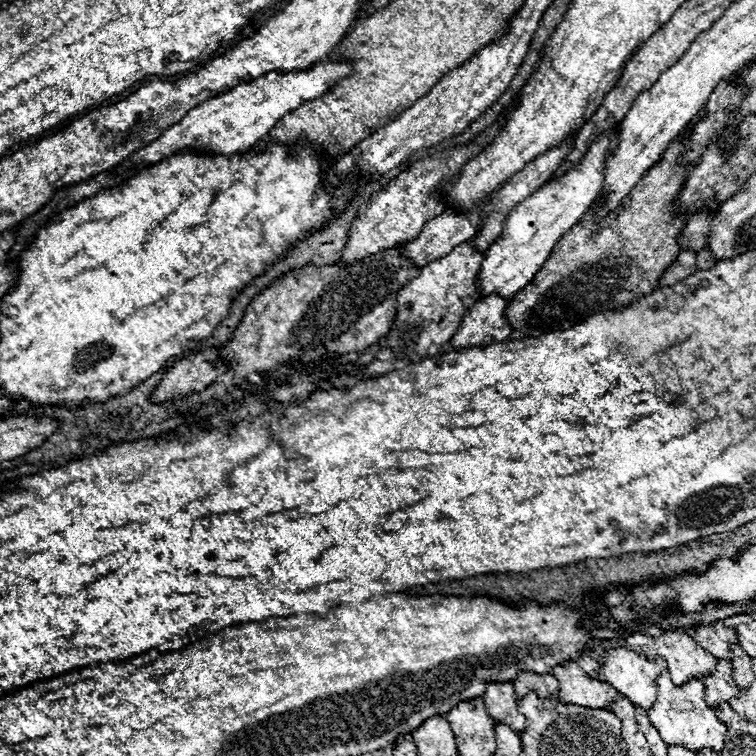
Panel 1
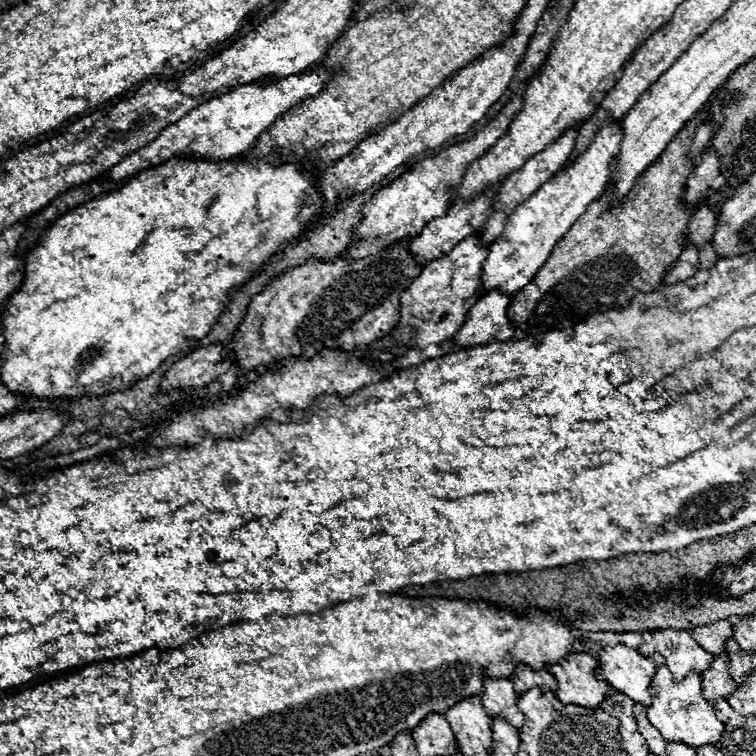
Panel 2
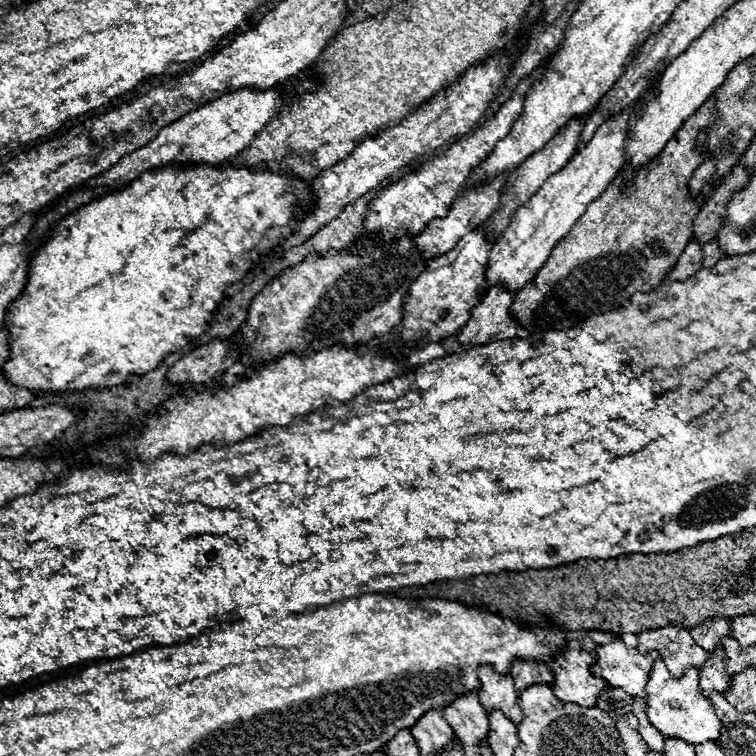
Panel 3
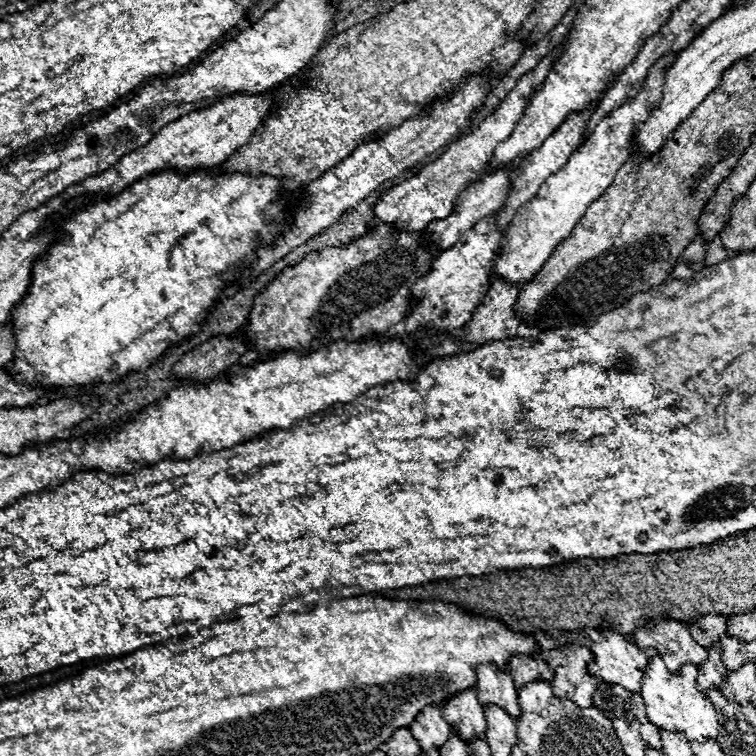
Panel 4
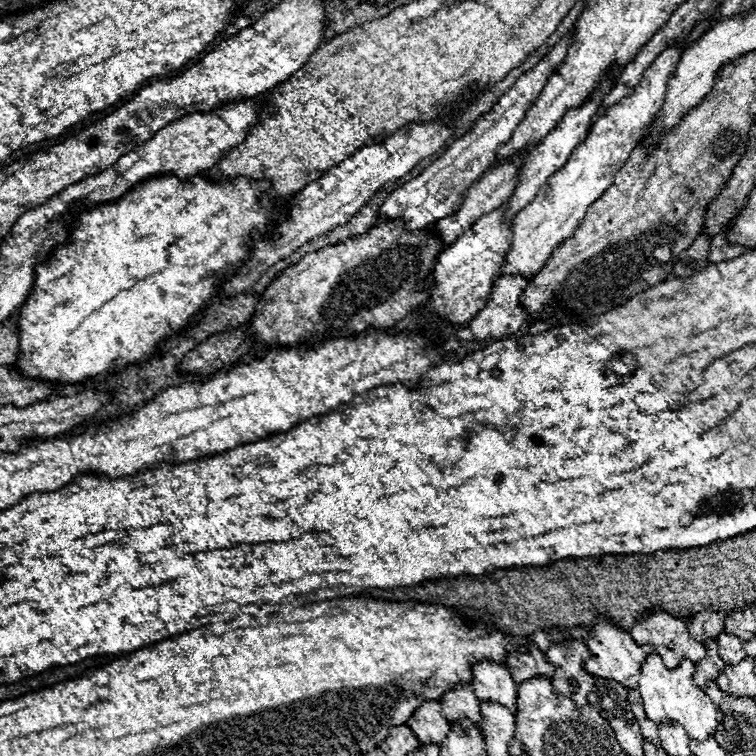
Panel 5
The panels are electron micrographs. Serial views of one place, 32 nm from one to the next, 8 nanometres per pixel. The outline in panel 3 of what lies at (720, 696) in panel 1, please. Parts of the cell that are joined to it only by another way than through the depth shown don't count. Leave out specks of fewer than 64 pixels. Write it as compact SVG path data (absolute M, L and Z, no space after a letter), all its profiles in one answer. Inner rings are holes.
M714 652L710 664L706 664L706 668L700 672L700 688L702 688L704 696L710 698L712 692L724 694L730 686L732 686L732 682L726 672L726 666L724 666L724 656L722 656L722 652Z

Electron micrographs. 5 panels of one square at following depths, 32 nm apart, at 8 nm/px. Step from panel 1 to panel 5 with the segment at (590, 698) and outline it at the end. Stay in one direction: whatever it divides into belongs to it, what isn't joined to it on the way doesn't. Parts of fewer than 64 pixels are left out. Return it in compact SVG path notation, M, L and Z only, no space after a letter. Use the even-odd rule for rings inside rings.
M568 640L554 644L546 650L546 660L554 666L554 692L572 700L578 706L588 704L588 694L594 688L594 678L584 670L584 662L590 658L590 650L580 640Z

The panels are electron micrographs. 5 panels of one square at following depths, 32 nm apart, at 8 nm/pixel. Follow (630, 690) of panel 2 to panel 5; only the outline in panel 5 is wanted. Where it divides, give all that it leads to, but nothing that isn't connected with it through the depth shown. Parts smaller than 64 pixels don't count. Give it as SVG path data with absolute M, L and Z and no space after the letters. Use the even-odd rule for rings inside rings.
M604 616L598 618L598 622L594 624L594 634L596 638L588 638L588 650L592 652L592 658L586 660L584 668L594 674L594 676L600 676L600 678L606 678L606 680L614 680L618 684L622 684L624 688L628 690L638 690L638 680L640 680L640 670L642 670L642 664L646 662L646 658L650 654L654 654L654 646L638 646L628 632L622 632L618 630L610 620L606 620Z

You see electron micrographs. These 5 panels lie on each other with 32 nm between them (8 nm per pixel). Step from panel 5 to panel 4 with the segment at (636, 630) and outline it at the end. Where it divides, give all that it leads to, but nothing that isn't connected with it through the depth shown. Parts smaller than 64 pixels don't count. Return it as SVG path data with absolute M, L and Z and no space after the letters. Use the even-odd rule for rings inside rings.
M666 620L654 622L634 632L636 644L642 648L656 648L670 672L680 672L682 664L700 666L708 658L708 650L696 644L686 626Z

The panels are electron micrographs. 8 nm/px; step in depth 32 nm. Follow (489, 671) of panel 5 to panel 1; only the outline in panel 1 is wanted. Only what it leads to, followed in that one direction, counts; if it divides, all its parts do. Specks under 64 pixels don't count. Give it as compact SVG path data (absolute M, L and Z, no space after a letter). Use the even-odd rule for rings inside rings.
M490 682L486 684L486 694L482 696L494 722L510 726L514 732L522 734L526 730L524 716L516 710L516 694L512 682Z

